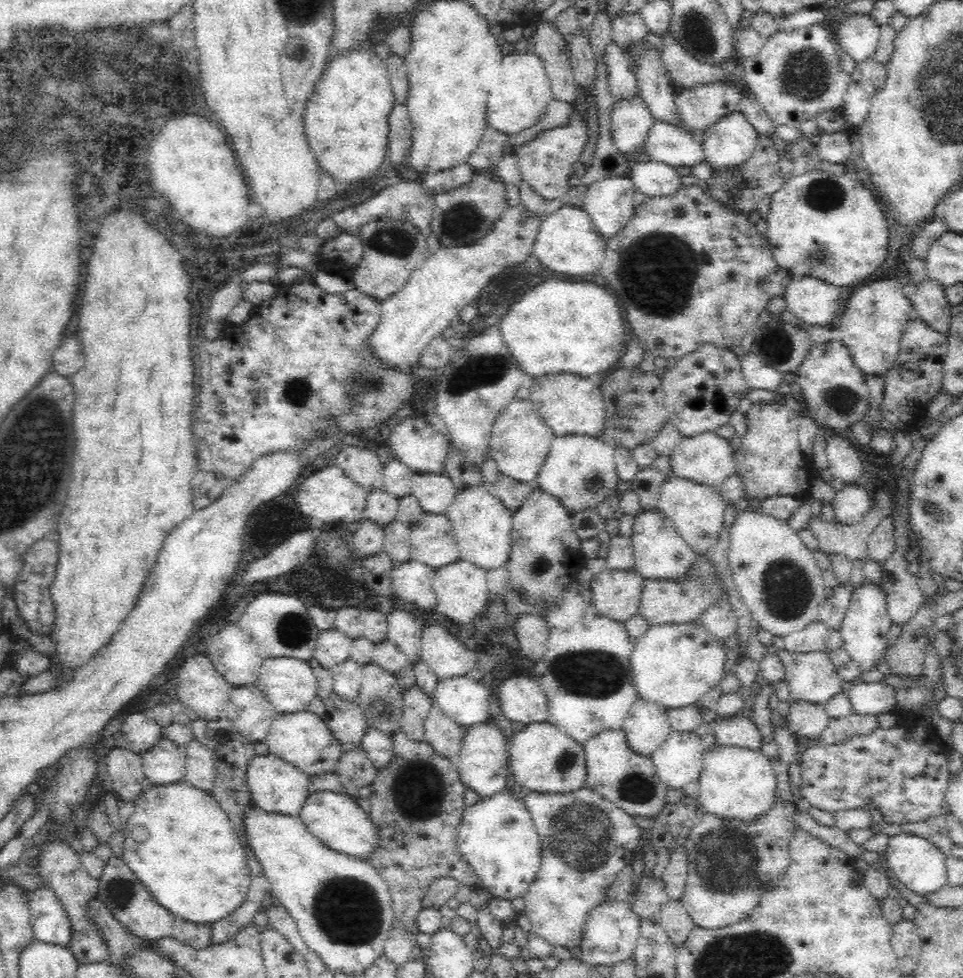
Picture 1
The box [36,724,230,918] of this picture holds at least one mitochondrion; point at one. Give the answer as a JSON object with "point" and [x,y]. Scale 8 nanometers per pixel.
{"point":[120,892]}

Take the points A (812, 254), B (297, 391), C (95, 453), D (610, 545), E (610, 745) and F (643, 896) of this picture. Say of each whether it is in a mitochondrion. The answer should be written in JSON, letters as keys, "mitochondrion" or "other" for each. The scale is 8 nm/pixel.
{"A":"mitochondrion","B":"mitochondrion","C":"other","D":"other","E":"other","F":"mitochondrion"}

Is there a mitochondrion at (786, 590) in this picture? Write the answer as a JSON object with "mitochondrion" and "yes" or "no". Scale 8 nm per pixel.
{"mitochondrion":"yes"}

